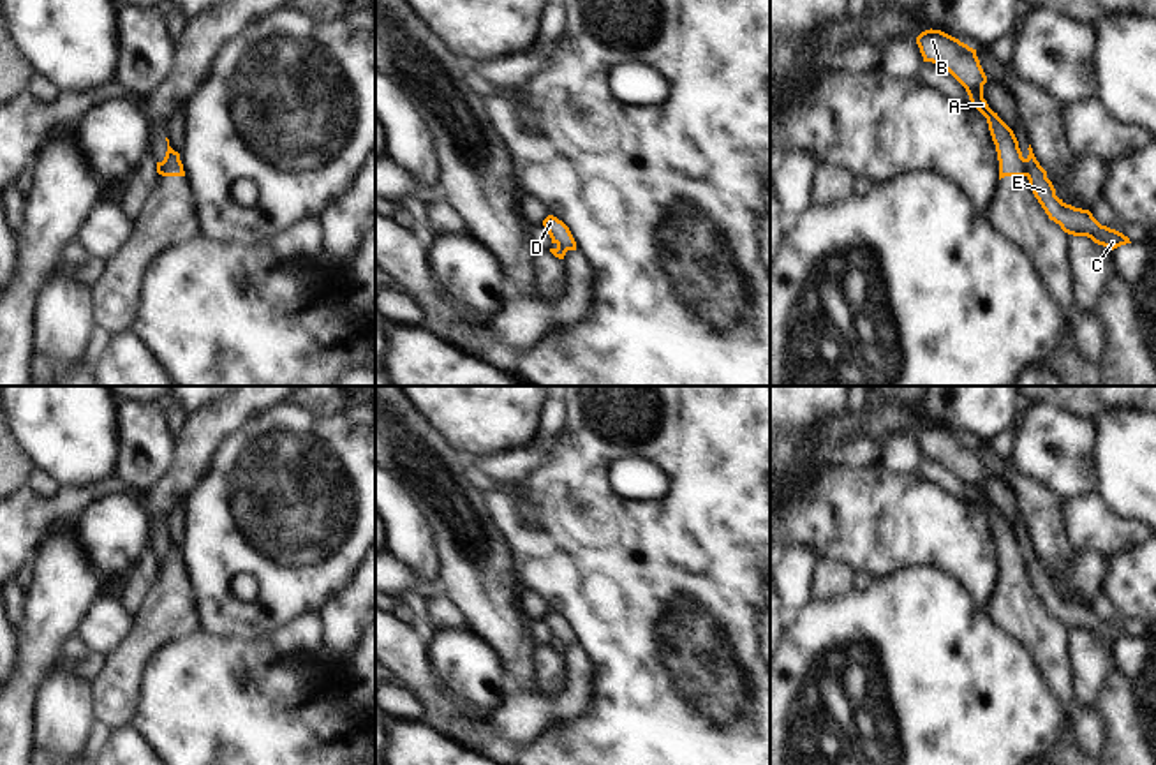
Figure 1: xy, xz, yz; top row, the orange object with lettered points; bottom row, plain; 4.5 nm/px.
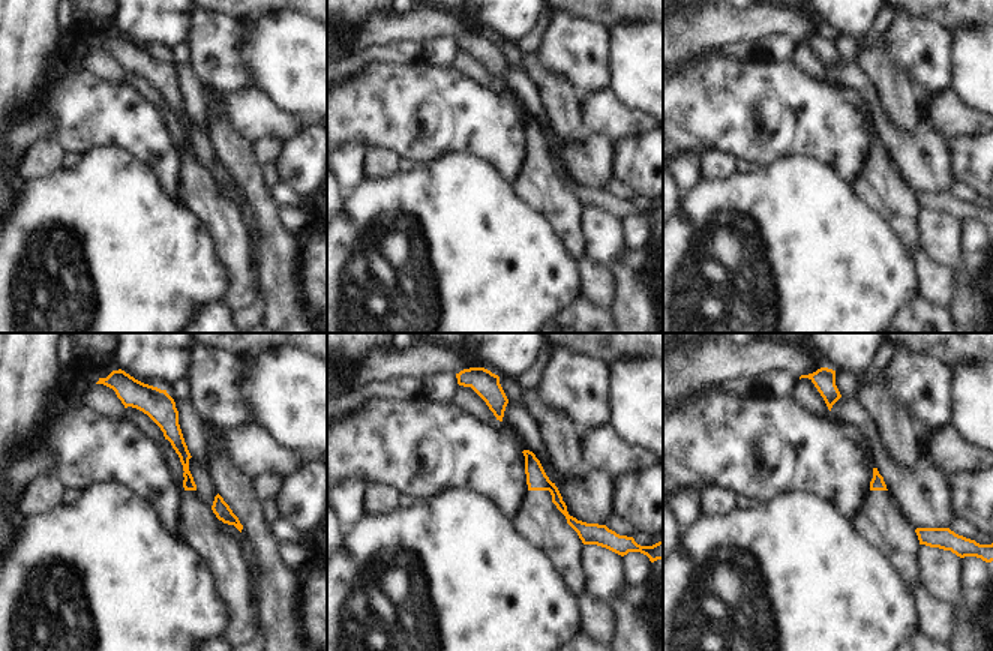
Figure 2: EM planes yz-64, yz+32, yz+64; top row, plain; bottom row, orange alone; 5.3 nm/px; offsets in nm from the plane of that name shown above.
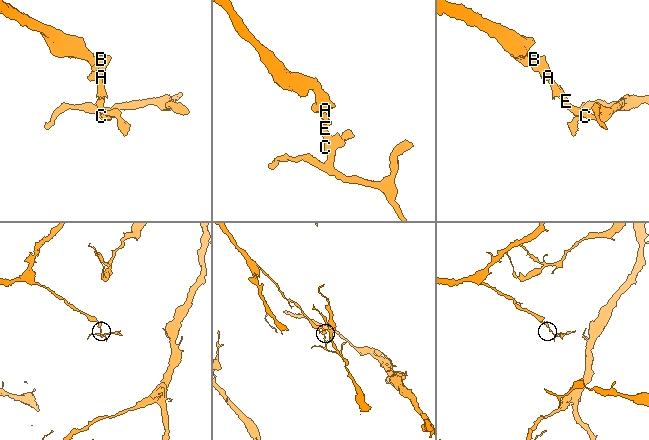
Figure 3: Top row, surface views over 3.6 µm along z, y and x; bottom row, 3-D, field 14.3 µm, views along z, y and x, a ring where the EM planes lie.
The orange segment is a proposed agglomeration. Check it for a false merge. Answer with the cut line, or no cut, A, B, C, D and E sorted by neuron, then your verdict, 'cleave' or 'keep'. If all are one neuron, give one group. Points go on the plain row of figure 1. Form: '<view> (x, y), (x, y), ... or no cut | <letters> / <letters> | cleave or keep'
yz (1022, 554), (1028, 570) | A B D / C E | cleave

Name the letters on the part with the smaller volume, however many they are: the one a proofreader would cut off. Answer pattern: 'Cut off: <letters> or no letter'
Cut off: C, E

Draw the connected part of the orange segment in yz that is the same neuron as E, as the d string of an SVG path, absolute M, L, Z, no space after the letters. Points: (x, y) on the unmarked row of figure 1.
M1031 539L1027 545L1029 550L1024 553L1024 559L1029 582L1050 615L1059 619L1064 628L1087 631L1110 645L1131 638L1123 628L1101 620L1089 605L1075 603L1059 594L1052 576L1047 573L1047 566L1036 555Z

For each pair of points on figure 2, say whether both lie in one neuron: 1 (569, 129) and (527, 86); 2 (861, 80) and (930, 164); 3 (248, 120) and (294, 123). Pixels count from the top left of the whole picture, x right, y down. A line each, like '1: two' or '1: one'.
1: two
2: one
3: one

